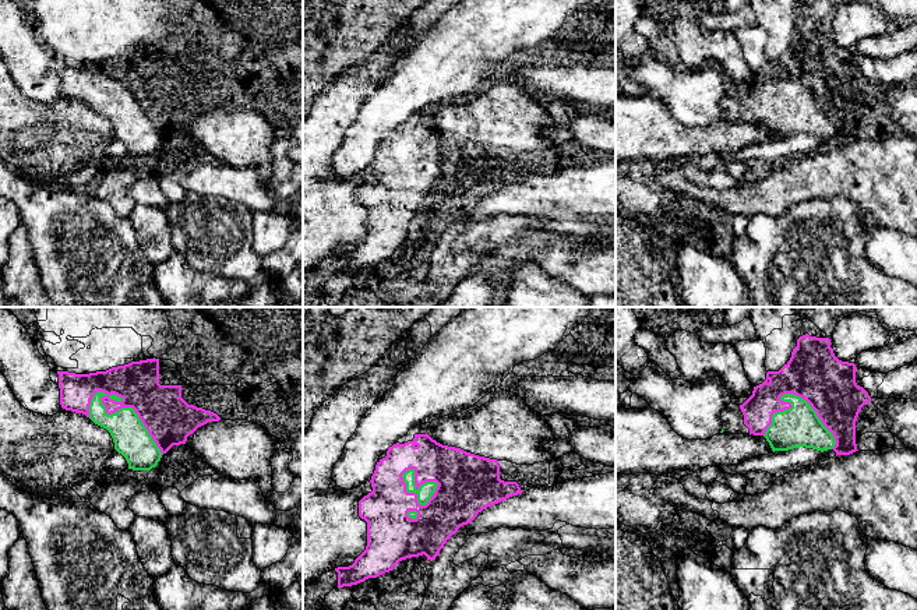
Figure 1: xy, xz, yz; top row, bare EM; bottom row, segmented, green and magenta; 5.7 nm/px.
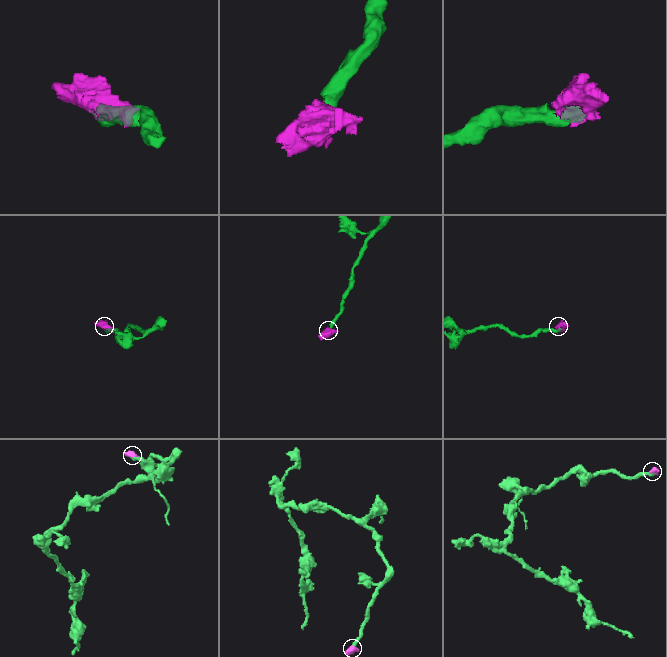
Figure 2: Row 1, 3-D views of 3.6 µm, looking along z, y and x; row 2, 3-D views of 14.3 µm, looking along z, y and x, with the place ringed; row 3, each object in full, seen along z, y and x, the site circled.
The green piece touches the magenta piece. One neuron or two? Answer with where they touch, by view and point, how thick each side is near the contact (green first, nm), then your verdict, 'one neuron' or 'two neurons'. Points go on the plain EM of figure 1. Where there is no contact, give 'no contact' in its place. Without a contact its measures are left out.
xy (127, 95) | 200/280 nm | one neuron

